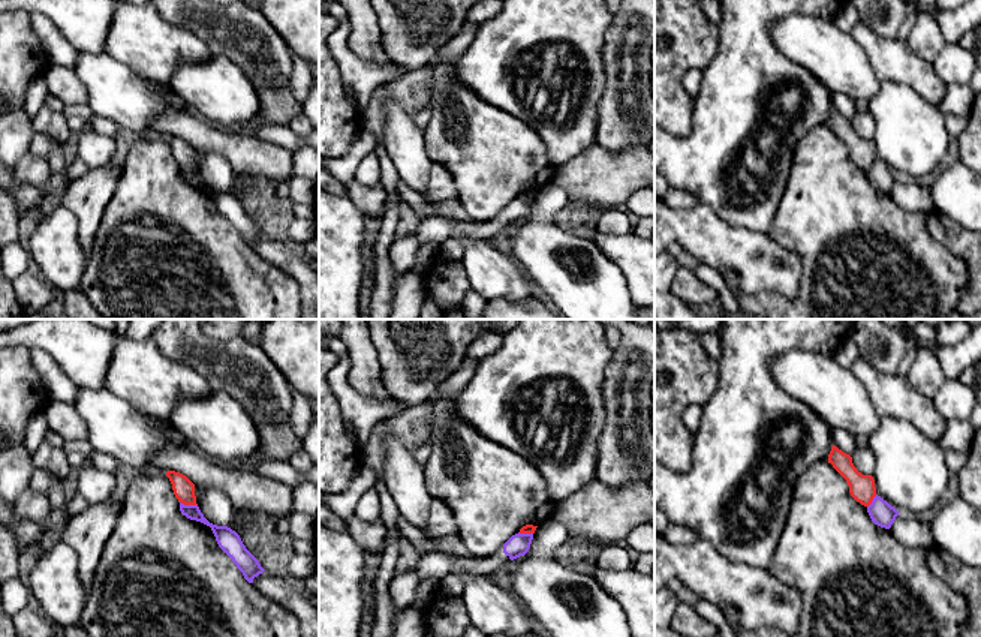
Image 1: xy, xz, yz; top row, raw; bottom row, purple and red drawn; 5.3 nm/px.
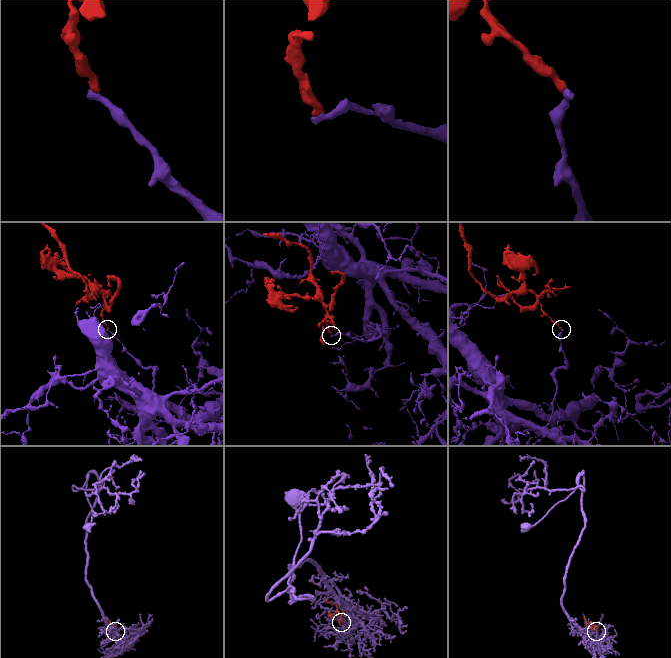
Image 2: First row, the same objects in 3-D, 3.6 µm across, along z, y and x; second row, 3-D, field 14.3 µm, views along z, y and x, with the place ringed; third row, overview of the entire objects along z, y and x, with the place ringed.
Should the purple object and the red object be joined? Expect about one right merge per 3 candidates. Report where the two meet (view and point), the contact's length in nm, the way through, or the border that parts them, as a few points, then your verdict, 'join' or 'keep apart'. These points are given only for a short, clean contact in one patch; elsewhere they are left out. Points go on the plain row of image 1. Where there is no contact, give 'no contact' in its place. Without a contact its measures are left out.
xy (189, 170) | 100 nm | along xy (180, 165), (196, 170) | keep apart

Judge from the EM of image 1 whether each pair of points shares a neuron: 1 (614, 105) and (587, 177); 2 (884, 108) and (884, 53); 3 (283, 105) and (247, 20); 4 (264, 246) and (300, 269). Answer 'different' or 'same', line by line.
1: different
2: different
3: same
4: same

